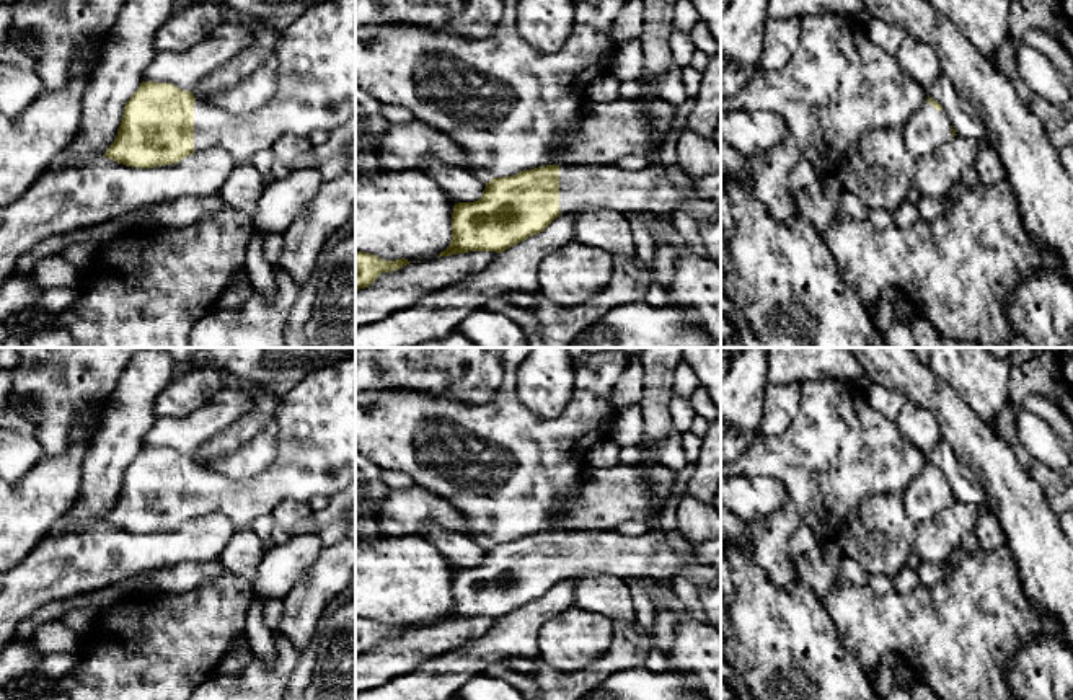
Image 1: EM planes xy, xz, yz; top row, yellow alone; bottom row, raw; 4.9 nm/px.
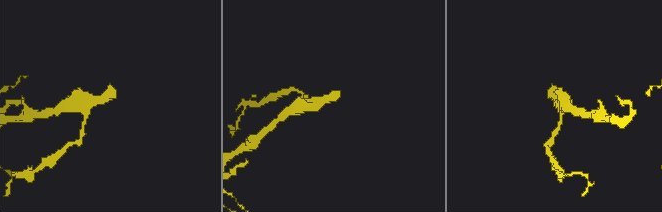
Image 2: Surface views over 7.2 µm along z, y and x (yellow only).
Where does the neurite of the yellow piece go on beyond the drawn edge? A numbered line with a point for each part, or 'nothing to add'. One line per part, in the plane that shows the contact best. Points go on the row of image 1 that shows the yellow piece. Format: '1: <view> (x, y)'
1: xy (315, 53)

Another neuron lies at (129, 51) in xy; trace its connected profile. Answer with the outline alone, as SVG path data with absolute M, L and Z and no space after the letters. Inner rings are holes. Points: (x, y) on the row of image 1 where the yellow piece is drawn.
M127 0L83 96L82 121L60 160L104 155L117 135L124 106L155 59L155 36L176 0Z

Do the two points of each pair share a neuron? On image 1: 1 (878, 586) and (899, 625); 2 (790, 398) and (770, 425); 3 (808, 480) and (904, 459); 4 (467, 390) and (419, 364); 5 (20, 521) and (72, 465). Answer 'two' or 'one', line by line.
1: two
2: one
3: one
4: one
5: one

